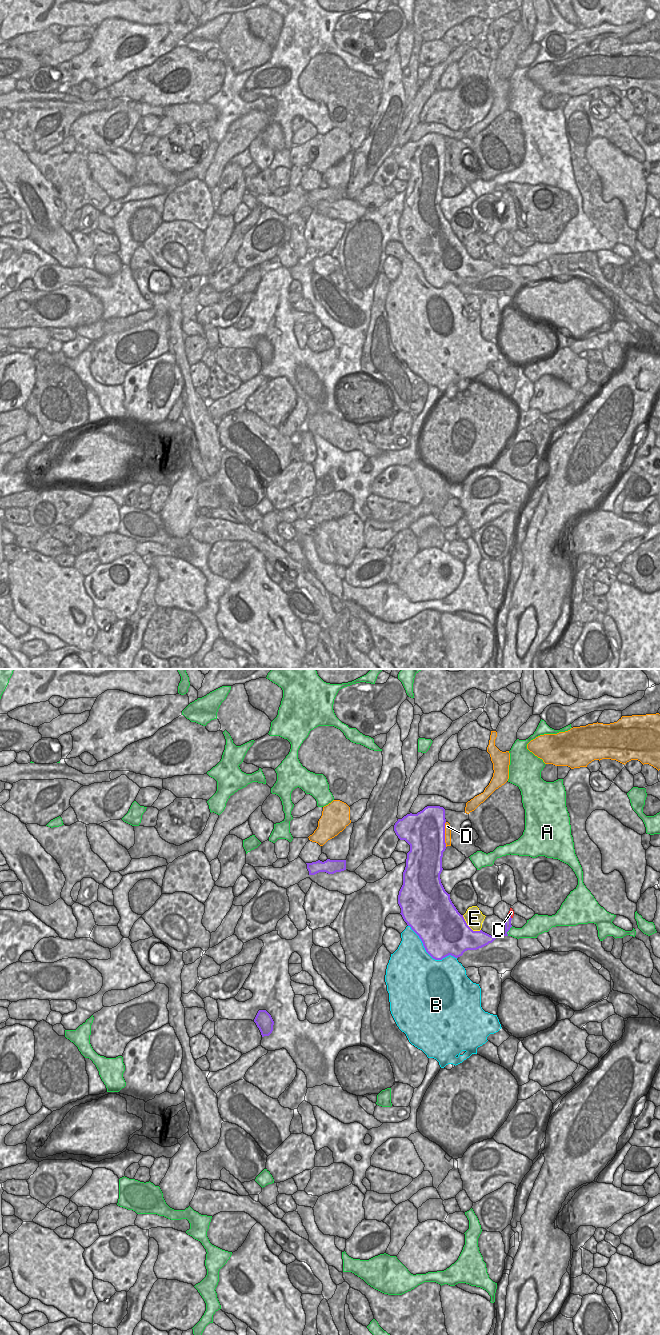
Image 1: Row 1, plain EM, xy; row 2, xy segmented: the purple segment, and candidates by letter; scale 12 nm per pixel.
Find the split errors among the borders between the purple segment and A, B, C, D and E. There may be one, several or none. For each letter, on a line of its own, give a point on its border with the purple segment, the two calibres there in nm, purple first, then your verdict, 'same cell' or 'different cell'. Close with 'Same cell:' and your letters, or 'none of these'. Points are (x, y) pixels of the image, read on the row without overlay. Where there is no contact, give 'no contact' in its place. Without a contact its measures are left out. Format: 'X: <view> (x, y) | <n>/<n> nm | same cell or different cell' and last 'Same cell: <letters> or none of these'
A: xy (508, 258) | 90/170 nm | different cell
B: xy (428, 281) | 480/500 nm | different cell
C: xy (510, 244) | 90/70 nm | same cell
D: xy (444, 162) | 480/70 nm | different cell
E: xy (468, 254) | 500/220 nm | different cell
Same cell: C

